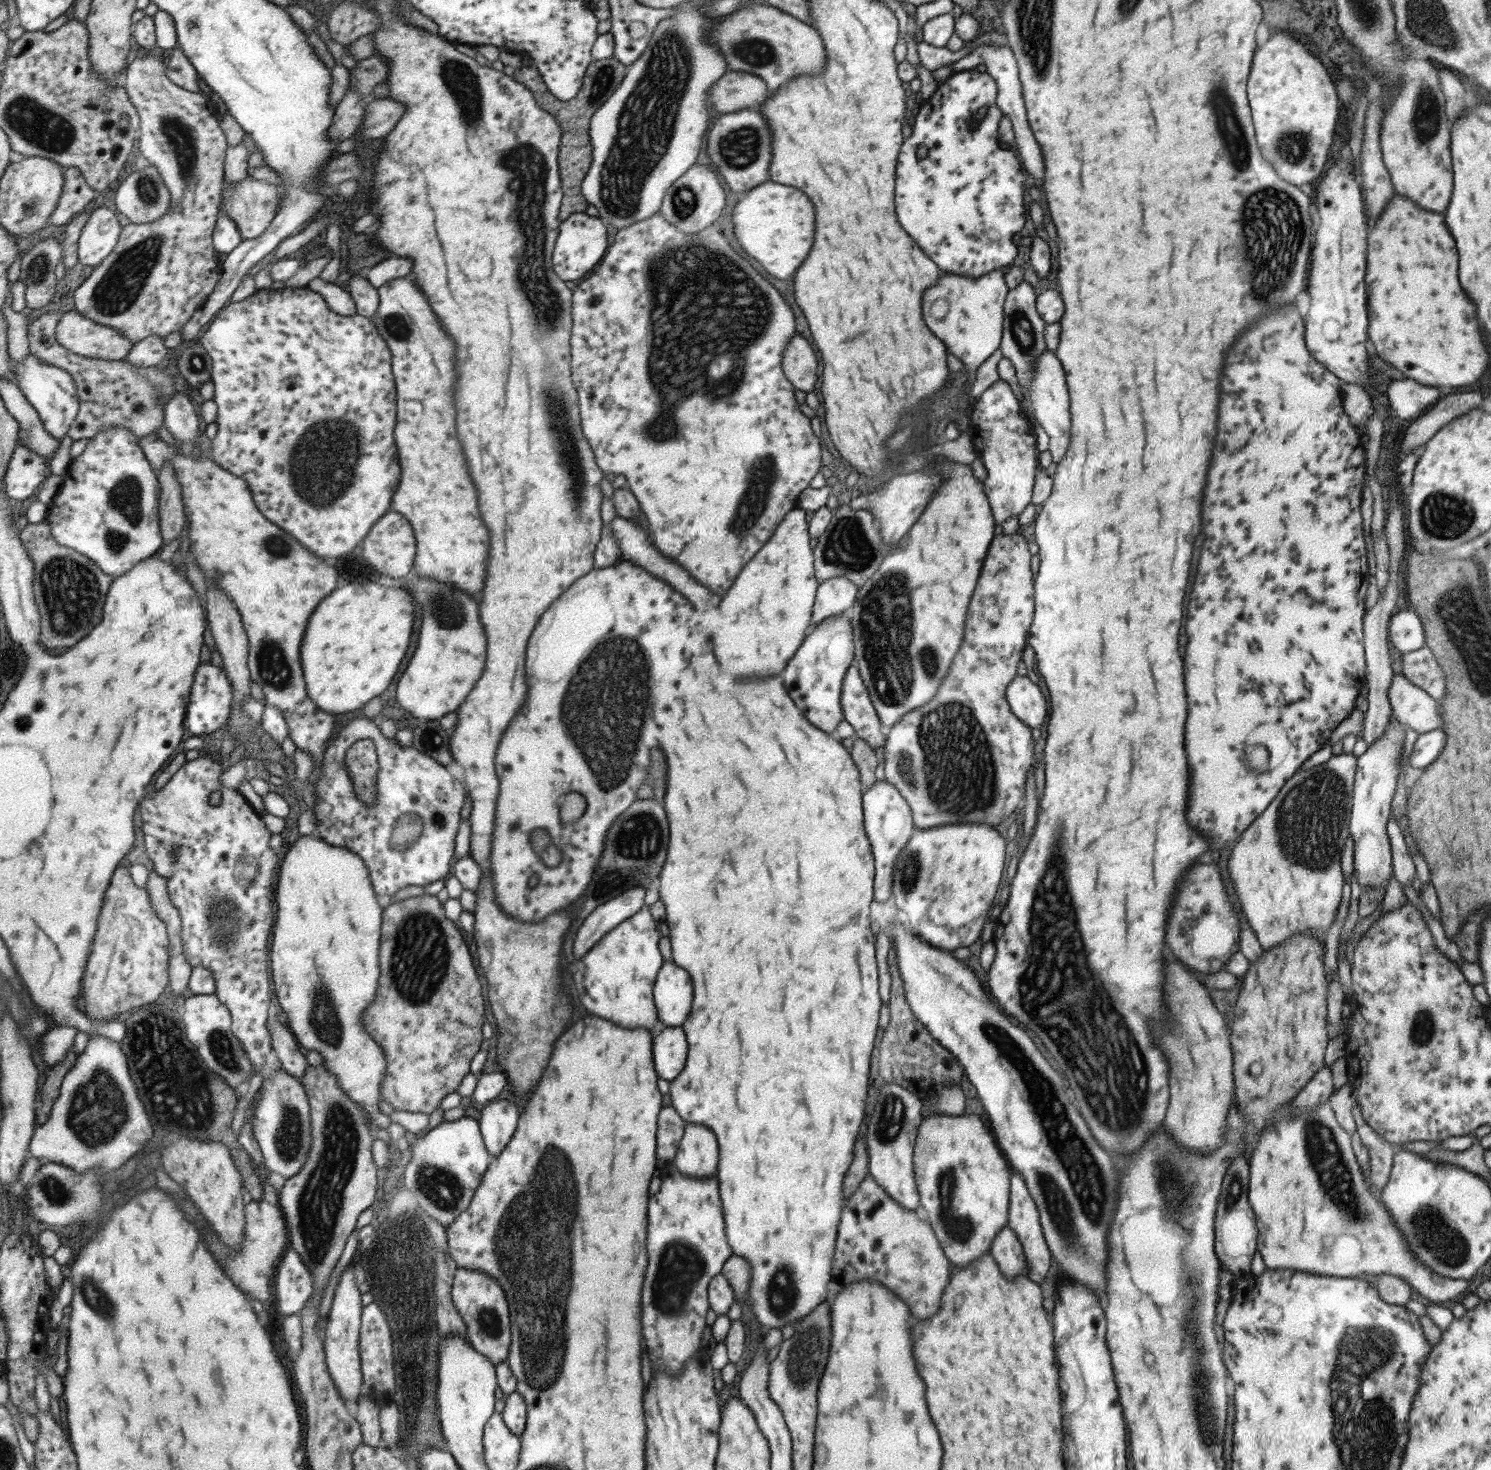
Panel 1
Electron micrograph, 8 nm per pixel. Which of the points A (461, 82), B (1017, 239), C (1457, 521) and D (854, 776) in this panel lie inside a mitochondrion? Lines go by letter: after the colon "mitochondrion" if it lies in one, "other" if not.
A: mitochondrion
B: other
C: mitochondrion
D: other

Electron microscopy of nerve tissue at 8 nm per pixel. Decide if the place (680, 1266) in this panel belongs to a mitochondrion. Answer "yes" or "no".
yes

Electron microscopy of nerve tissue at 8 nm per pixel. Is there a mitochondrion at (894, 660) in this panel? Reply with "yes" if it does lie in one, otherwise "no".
yes

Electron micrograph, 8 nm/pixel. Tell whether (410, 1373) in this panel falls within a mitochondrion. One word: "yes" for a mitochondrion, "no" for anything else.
no

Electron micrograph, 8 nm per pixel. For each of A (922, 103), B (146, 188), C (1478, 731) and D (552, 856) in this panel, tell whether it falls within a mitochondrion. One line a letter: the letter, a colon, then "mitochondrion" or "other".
A: other
B: mitochondrion
C: other
D: mitochondrion

